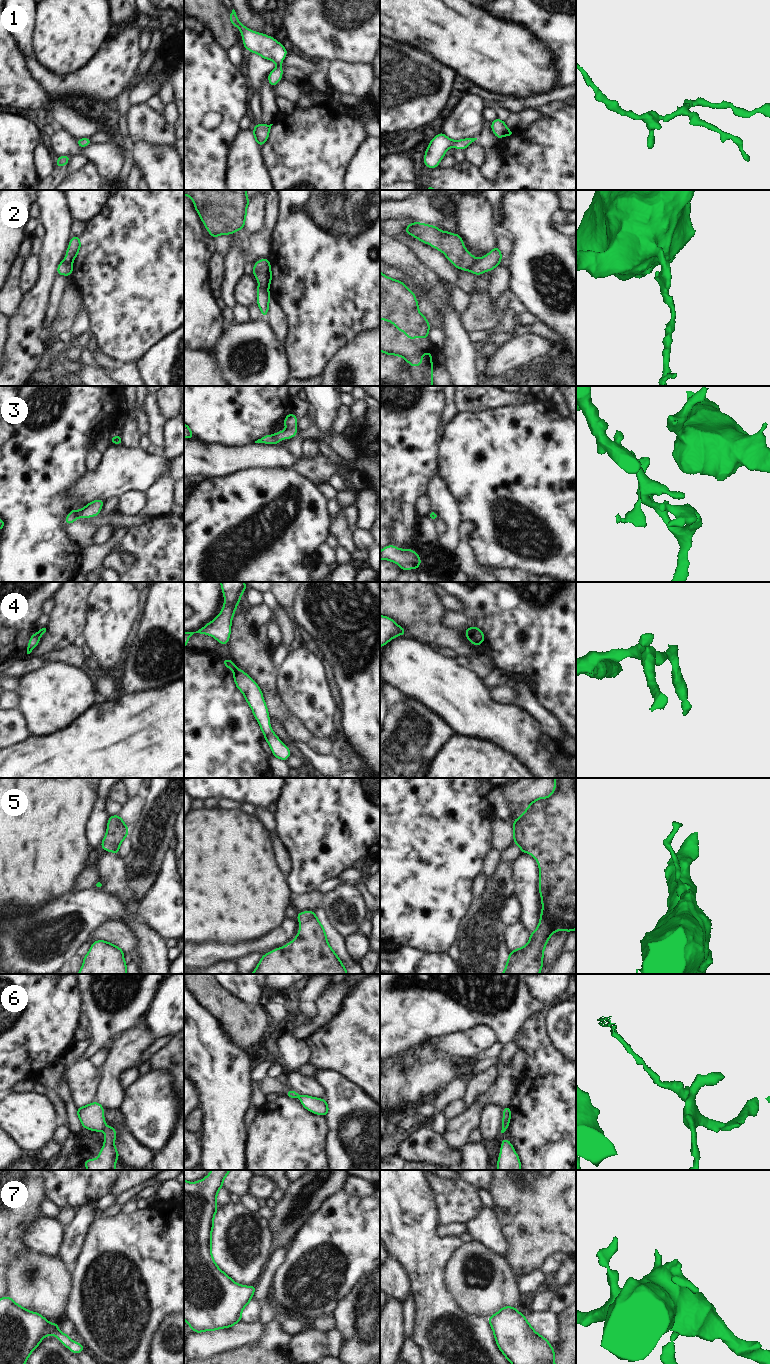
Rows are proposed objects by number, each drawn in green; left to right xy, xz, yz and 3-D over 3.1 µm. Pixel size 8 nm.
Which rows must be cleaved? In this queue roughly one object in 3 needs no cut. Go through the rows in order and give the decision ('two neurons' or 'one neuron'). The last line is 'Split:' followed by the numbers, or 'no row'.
1: one neuron
2: two neurons
3: one neuron
4: two neurons
5: two neurons
6: two neurons
7: one neuron
Split: 2, 4, 5, 6

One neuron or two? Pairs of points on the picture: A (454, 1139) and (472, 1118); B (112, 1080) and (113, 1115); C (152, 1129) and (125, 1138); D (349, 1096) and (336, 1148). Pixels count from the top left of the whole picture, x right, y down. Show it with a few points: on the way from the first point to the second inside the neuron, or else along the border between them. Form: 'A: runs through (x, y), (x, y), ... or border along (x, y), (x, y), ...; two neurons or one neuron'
A: runs through (456, 1134), (467, 1123); one neuron
B: border along (104, 1106), (121, 1108); two neurons
C: border along (124, 1113), (130, 1132), (151, 1150); two neurons
D: runs through (349, 1109), (349, 1132), (346, 1135); one neuron

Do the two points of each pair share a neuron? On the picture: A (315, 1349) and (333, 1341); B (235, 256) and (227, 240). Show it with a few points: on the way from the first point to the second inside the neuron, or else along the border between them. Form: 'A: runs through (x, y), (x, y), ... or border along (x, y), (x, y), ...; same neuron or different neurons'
A: runs through (319, 1345), (321, 1343), (329, 1343); same neuron
B: border along (247, 256), (238, 244), (226, 258); different neurons

